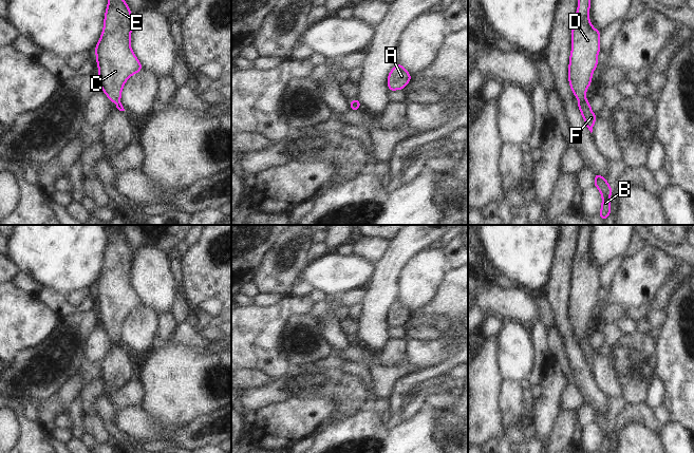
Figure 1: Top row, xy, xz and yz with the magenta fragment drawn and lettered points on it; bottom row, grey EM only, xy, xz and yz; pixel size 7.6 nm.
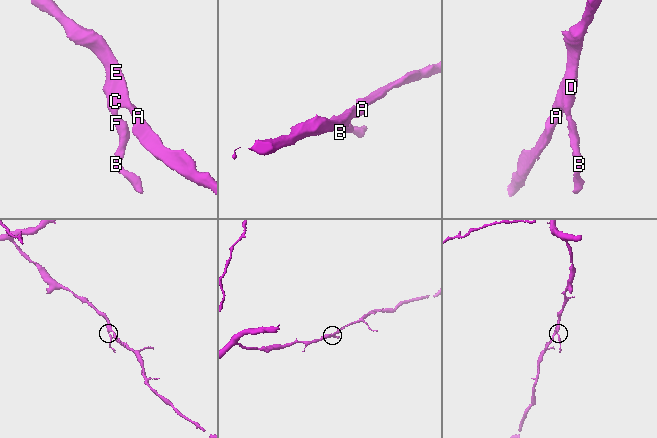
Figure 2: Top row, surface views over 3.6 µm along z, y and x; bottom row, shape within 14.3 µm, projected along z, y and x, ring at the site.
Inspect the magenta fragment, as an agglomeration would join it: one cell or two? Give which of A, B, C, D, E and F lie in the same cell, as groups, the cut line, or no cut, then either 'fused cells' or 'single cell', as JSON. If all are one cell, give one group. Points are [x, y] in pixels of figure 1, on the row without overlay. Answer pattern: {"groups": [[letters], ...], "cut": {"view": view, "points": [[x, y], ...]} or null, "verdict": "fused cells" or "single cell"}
{"groups": [["A", "B", "C", "D", "E", "F"]], "cut": null, "verdict": "single cell"}

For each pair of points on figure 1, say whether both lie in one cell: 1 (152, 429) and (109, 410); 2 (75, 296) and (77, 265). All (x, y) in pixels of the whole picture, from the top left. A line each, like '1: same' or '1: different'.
1: different
2: different

